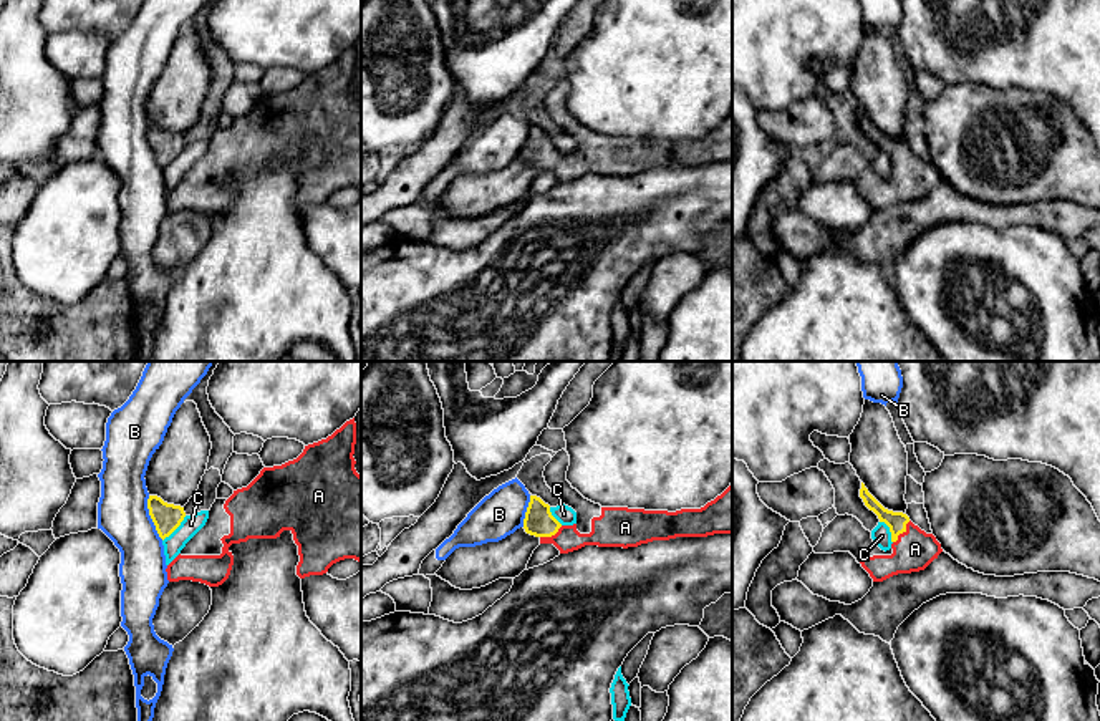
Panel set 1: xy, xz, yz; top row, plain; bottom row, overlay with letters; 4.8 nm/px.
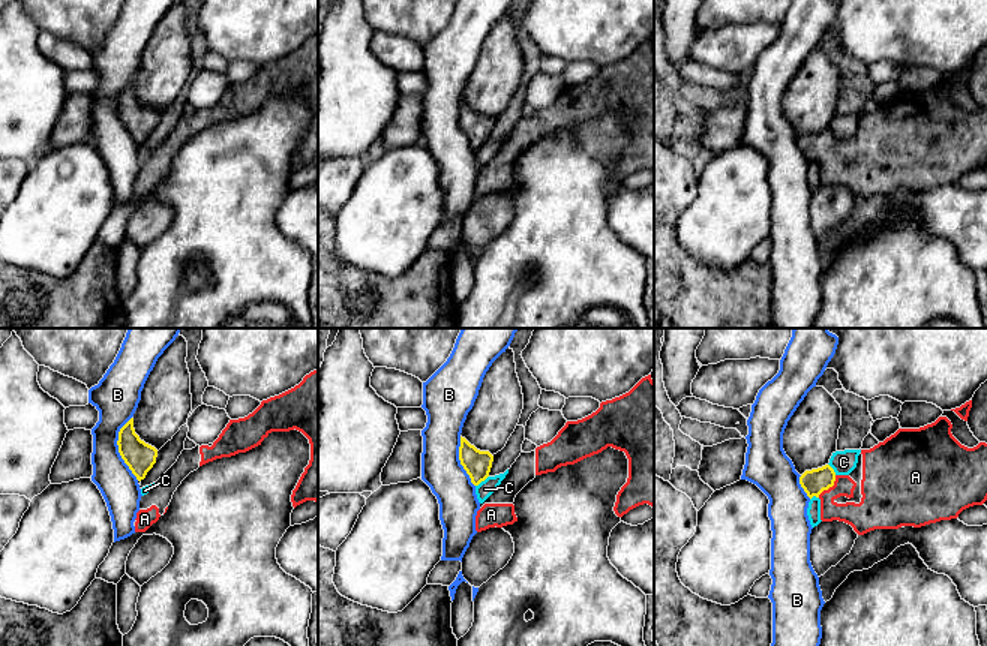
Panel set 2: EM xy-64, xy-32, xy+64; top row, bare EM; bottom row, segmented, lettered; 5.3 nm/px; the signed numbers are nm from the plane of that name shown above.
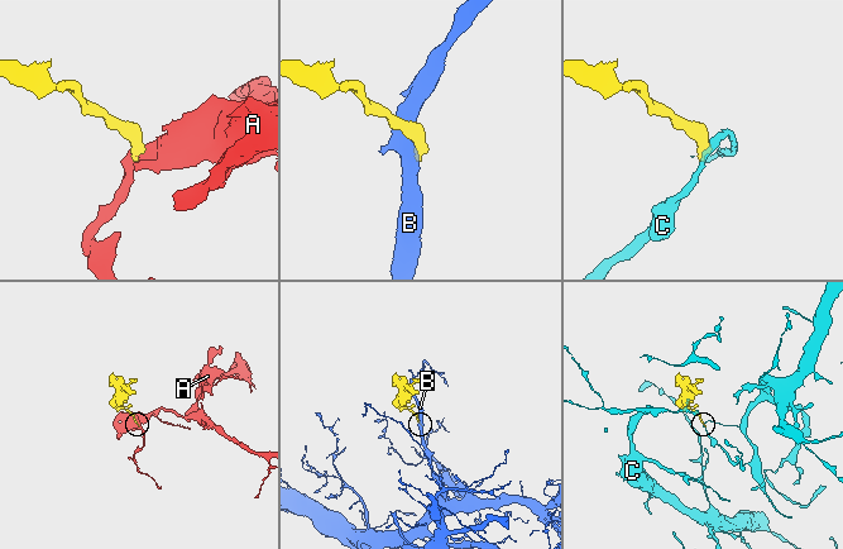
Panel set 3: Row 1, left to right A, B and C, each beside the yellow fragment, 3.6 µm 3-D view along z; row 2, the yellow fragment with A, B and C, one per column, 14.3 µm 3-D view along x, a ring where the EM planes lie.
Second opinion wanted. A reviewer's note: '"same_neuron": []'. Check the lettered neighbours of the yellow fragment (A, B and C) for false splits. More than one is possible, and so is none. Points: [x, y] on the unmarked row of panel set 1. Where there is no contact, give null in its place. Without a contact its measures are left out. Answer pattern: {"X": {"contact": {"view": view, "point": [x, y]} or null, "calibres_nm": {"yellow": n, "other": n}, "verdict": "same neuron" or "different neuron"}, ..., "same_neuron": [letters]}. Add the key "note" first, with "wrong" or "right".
{"note": "wrong", "A": {"contact": {"view": "yz", "point": [902, 161]}, "calibres_nm": {"yellow": 100, "other": 200}, "verdict": "same neuron"}, "B": {"contact": {"view": "xy", "point": [151, 146]}, "calibres_nm": {"yellow": 140, "other": 240}, "verdict": "different neuron"}, "C": {"contact": {"view": "xy", "point": [174, 158]}, "calibres_nm": {"yellow": 140, "other": 90}, "verdict": "different neuron"}, "same_neuron": ["A"]}

